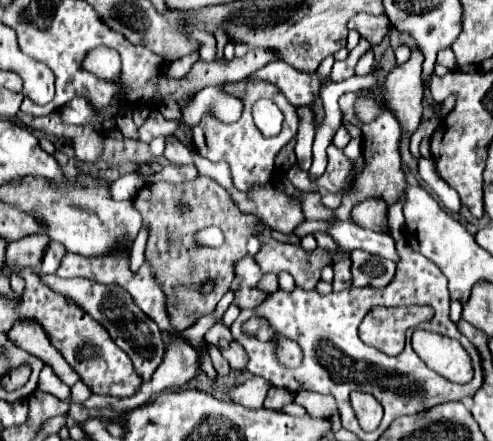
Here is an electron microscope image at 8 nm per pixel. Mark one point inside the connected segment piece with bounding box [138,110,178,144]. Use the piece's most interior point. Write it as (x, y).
(155, 126)

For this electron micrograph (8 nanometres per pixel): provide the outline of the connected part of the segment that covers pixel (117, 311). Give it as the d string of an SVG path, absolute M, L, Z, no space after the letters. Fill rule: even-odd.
M42 276L42 282L46 282L48 286L52 286L54 292L66 294L68 298L72 298L78 306L82 306L92 318L96 318L96 322L100 322L108 334L112 336L112 340L130 356L134 370L148 380L152 376L152 372L158 368L158 364L162 362L162 336L160 336L160 328L156 326L156 322L152 322L134 302L132 296L120 286L120 284L98 284L98 282L88 282L86 278L74 278L74 280L66 280L60 276Z

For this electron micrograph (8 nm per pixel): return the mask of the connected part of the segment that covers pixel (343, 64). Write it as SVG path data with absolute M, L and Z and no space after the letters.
M360 40L360 44L350 52L350 56L346 60L335 61L332 66L332 74L330 74L330 80L334 82L342 82L342 80L348 80L350 76L354 76L354 68L356 68L356 62L360 60L360 56L366 52L366 48L370 48L368 42Z

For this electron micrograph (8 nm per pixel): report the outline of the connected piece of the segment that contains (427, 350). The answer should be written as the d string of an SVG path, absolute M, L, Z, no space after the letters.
M416 330L412 336L414 352L426 362L428 368L452 382L472 380L472 366L466 350L452 340L434 332Z

